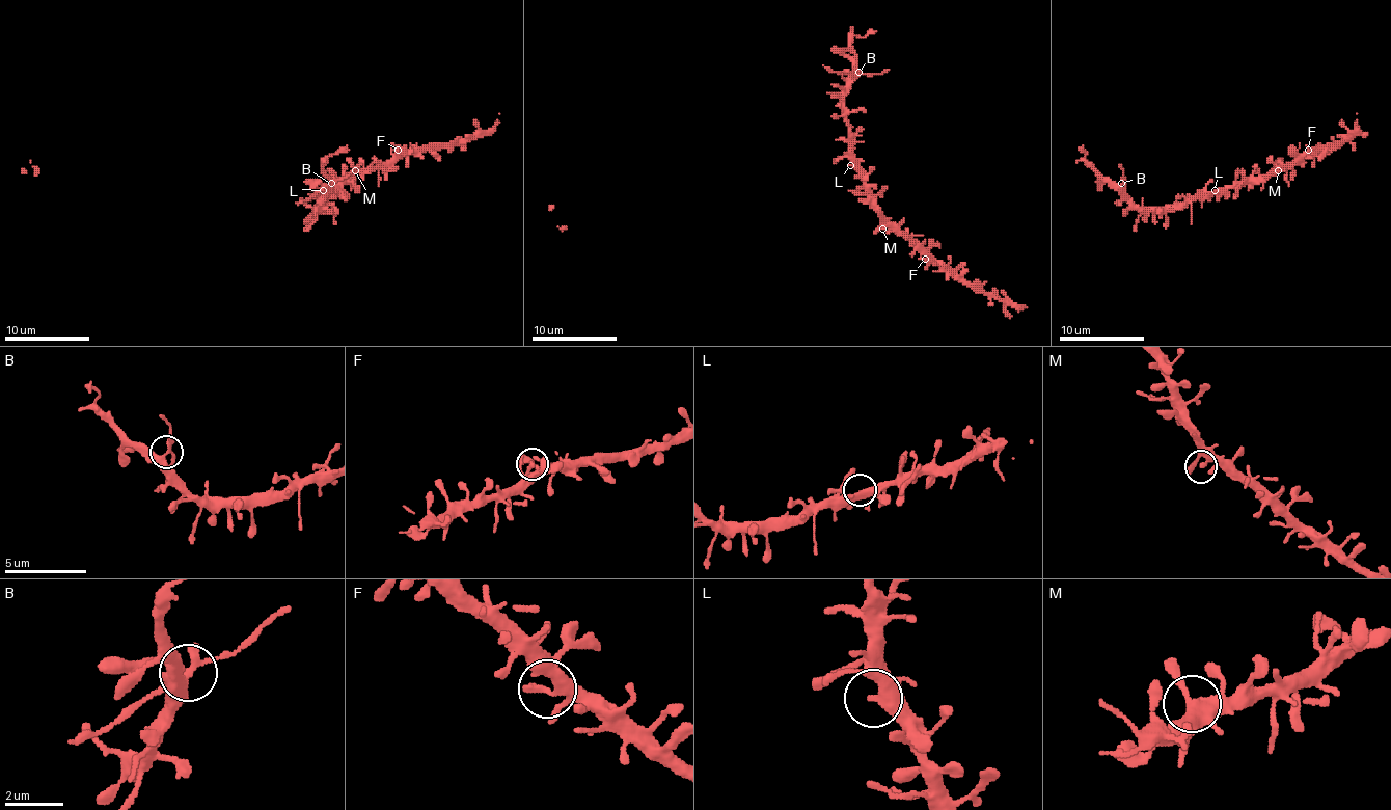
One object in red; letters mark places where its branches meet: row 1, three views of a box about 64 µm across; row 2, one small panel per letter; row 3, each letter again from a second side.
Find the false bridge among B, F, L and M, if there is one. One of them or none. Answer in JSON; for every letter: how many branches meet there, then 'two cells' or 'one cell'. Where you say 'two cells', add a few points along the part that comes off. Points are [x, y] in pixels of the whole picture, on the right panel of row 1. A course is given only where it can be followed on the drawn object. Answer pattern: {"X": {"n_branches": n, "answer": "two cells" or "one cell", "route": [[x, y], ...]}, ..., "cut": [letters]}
{"B": {"n_branches": 4, "answer": "two cells", "route": [[1121, 184], [1125, 188], [1123, 196], [1115, 203]]}, "F": {"n_branches": 3, "answer": "one cell"}, "L": {"n_branches": 3, "answer": "one cell"}, "M": {"n_branches": 4, "answer": "one cell"}, "cut": ["B"]}

